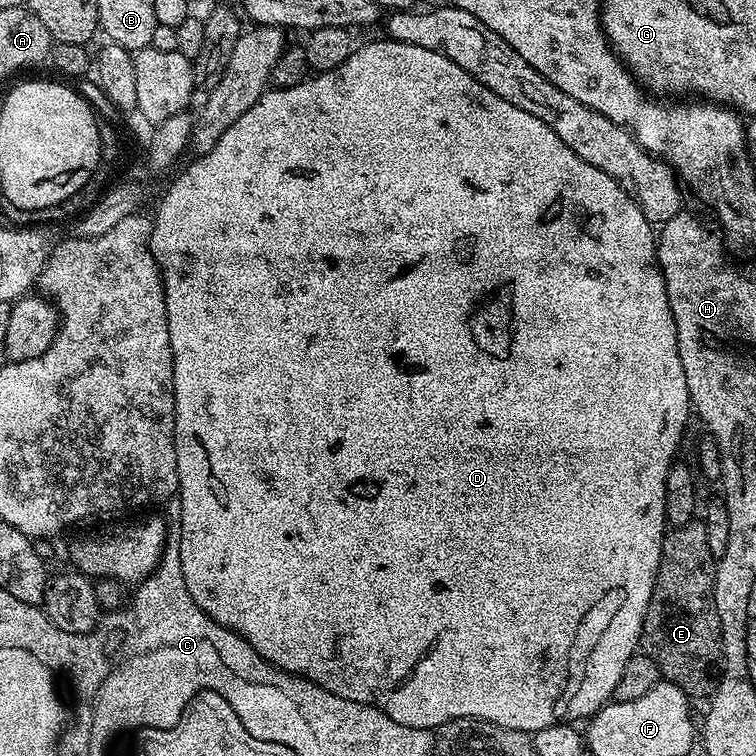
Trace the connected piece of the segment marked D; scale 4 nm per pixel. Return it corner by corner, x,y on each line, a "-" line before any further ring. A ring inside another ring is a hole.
381,38
381,40
376,40
376,41
374,41
374,42
373,42
373,44
364,44
364,45
362,45
362,46
361,46
361,48
360,48
360,45
359,45
359,47
357,47
357,48
356,48
356,49
355,49
355,50
353,50
353,51
352,51
352,53
351,53
351,54
350,54
350,58
346,58
346,62
342,62
342,66
338,66
338,67
337,67
337,68
335,68
335,69
334,69
334,70
330,70
330,71
329,71
329,72
318,72
318,73
315,73
315,74
312,74
312,75
309,75
309,77
308,77
308,79
307,79
307,80
303,80
303,81
302,81
302,83
300,83
300,84
295,84
295,85
294,85
294,86
290,86
290,87
289,87
289,88
278,88
278,87
273,87
273,88
272,88
272,89
271,89
271,90
268,90
268,91
265,91
265,93
264,93
264,95
263,95
263,96
260,96
260,97
259,97
259,98
258,98
258,102
254,102
254,106
250,106
250,110
246,110
246,114
242,114
242,118
238,118
238,122
234,122
234,126
230,126
230,130
226,130
226,134
222,134
222,138
218,138
218,142
217,142
217,143
216,143
216,145
215,145
215,146
214,146
214,150
210,150
210,151
209,151
209,152
208,152
208,153
207,153
207,154
206,154
206,155
205,155
205,156
198,156
198,157
195,157
195,159
193,159
193,160
192,160
192,161
191,161
191,162
192,162
192,163
193,163
193,164
192,164
192,165
190,165
190,166
189,166
189,168
188,168
188,169
186,169
186,170
185,170
185,172
184,172
184,173
182,173
182,174
181,174
181,176
180,176
180,177
178,177
178,178
177,178
177,180
176,180
176,181
174,181
174,182
173,182
173,184
172,184
172,185
170,185
170,186
169,186
169,188
168,188
168,189
166,189
166,190
165,190
165,192
164,192
164,197
162,197
162,198
161,198
161,200
160,200
160,205
158,205
158,206
157,206
157,208
156,208
156,216
155,216
155,215
154,215
154,219
153,219
153,220
152,220
152,242
151,242
151,245
152,245
152,253
153,253
153,254
154,254
154,258
155,258
155,259
156,259
156,265
157,265
157,266
159,266
159,268
160,268
160,276
161,276
161,278
162,278
162,279
163,279
163,280
164,280
164,301
165,301
165,302
166,302
166,318
167,318
167,319
168,319
168,325
169,325
169,326
170,326
170,346
171,346
171,347
172,347
172,361
173,361
173,362
174,362
174,410
175,410
175,411
176,411
176,421
175,421
175,422
174,422
174,434
175,434
175,435
176,435
176,461
177,461
177,462
178,462
178,482
179,482
179,483
180,483
180,486
179,486
179,489
178,489
178,499
179,499
179,501
180,501
180,527
179,527
179,529
178,529
178,535
180,535
180,537
178,537
178,543
179,543
179,546
180,546
180,557
181,557
181,558
182,558
182,578
186,578
186,590
190,590
190,598
194,598
194,602
195,602
195,603
196,603
196,604
197,604
197,606
199,606
199,607
200,607
200,609
202,609
202,610
203,610
203,612
204,612
204,613
206,613
206,615
208,615
208,616
209,616
209,617
210,617
210,619
211,619
211,620
213,620
213,621
214,621
214,622
218,622
218,623
219,623
219,624
221,624
221,626
222,626
222,627
224,627
224,628
228,628
228,629
229,629
229,630
231,630
231,632
239,632
239,633
240,633
240,636
241,636
241,637
242,637
242,639
244,639
244,640
245,640
245,641
246,641
246,642
250,642
250,646
254,646
254,650
255,650
255,651
256,651
256,653
257,653
257,654
259,654
259,655
260,655
260,656
261,656
261,657
262,657
262,658
266,658
266,659
267,659
267,660
268,660
268,661
270,661
270,662
271,662
271,664
272,664
272,665
274,665
274,666
275,666
275,668
278,668
278,669
280,669
280,671
281,671
281,672
289,672
289,673
290,673
290,674
291,674
291,675
292,675
292,676
300,676
300,677
302,677
302,679
304,679
304,680
310,680
310,681
312,681
312,683
314,683
314,684
317,684
317,685
318,685
318,686
322,686
322,690
330,690
330,694
338,694
338,698
346,698
346,699
347,699
347,700
349,700
349,701
350,701
350,702
358,702
358,703
359,703
359,704
372,704
372,705
374,705
374,706
375,706
375,707
376,707
376,708
377,708
377,709
378,709
378,710
382,710
382,714
386,714
386,715
387,715
387,716
389,716
389,717
390,717
390,718
394,718
394,722
402,722
402,726
414,726
414,727
415,727
415,728
427,728
427,729
429,729
429,730
435,730
435,729
436,729
436,728
437,728
437,727
438,727
438,726
442,726
442,725
443,725
443,724
445,724
445,723
446,723
446,722
450,722
450,721
451,721
451,720
461,720
461,719
462,719
462,718
470,718
470,719
471,719
471,720
489,720
489,721
490,721
490,722
494,722
494,723
495,723
495,724
497,724
497,725
498,725
498,726
506,726
506,727
507,727
507,728
509,728
509,729
510,729
510,730
518,730
518,731
519,731
519,732
526,732
526,733
529,733
529,734
531,734
531,733
534,733
534,732
537,732
537,731
538,731
538,730
542,730
542,729
543,729
543,728
545,728
545,727
546,727
546,726
554,726
554,725
555,725
555,724
562,724
562,723
565,723
565,722
577,722
577,721
576,721
576,720
581,720
581,722
584,722
584,721
587,721
587,720
588,720
588,719
589,719
589,718
590,718
590,717
592,717
592,715
593,715
593,714
595,714
595,713
596,713
596,712
597,712
597,711
598,711
598,709
599,709
599,708
603,708
603,707
604,707
604,705
605,705
605,704
607,704
607,703
609,703
609,701
611,701
611,700
612,700
612,695
613,695
613,694
614,694
614,686
618,686
618,678
622,678
622,670
626,670
626,662
630,662
630,658
631,658
631,657
632,657
632,656
635,656
635,655
637,655
637,652
638,652
638,645
639,645
639,643
640,643
640,632
641,632
641,630
642,630
642,626
643,626
643,625
644,625
644,619
645,619
645,618
646,618
646,610
647,610
647,609
648,609
648,603
649,603
649,602
650,602
650,594
651,594
651,593
652,593
652,591
653,591
653,590
654,590
654,586
655,586
655,585
656,585
656,575
657,575
657,574
658,574
658,570
659,570
659,569
660,569
660,559
661,559
661,558
662,558
662,542
663,542
663,541
664,541
664,533
665,533
665,531
666,531
666,521
665,521
665,518
664,518
664,515
665,515
665,514
666,514
666,478
667,478
667,477
668,477
668,472
669,472
669,471
670,471
670,470
671,470
671,468
672,468
672,465
673,465
673,463
674,463
674,461
675,461
675,460
676,460
676,459
677,459
677,456
676,456
676,451
678,451
678,450
679,450
679,448
680,448
680,439
682,439
682,438
683,438
683,436
684,436
684,427
686,427
686,426
687,426
687,424
688,424
688,416
689,416
689,417
690,417
690,401
689,401
689,398
688,398
688,391
687,391
687,390
686,390
686,370
682,370
682,358
681,358
681,357
680,357
680,355
679,355
679,354
678,354
678,338
677,338
677,337
676,337
676,327
675,327
675,326
674,326
674,314
673,314
673,313
672,313
672,311
671,311
671,310
670,310
670,302
669,302
669,301
668,301
668,295
667,295
667,294
666,294
666,286
665,286
665,285
664,285
664,276
663,276
663,274
661,274
661,272
660,272
660,266
659,266
659,263
658,263
658,240
657,240
657,237
656,237
656,236
655,236
655,235
654,235
654,228
653,228
653,225
652,225
652,224
651,224
651,223
650,223
650,222
649,222
649,220
647,220
647,218
645,218
645,217
644,217
644,215
643,215
643,214
642,214
642,210
641,210
641,209
640,209
640,208
639,208
639,207
638,207
638,205
636,205
636,203
635,203
635,202
634,202
634,198
630,198
630,194
626,194
626,190
622,190
622,186
618,186
618,182
614,182
614,178
610,178
610,174
606,174
606,173
605,173
605,172
603,172
603,171
602,171
602,170
598,170
598,166
590,166
590,162
582,162
582,158
578,158
578,154
574,154
574,150
570,150
570,146
566,146
566,142
562,142
562,138
558,138
558,134
554,134
554,130
550,130
550,126
546,126
546,122
542,122
542,118
534,118
534,114
526,114
526,110
518,110
518,106
514,106
514,105
513,105
513,104
512,104
512,103
510,103
510,102
506,102
506,98
498,98
498,94
494,94
494,90
490,90
490,89
489,89
489,88
487,88
487,87
486,87
486,86
482,86
482,82
478,82
478,81
477,81
477,80
475,80
475,78
473,78
473,76
471,76
471,75
470,75
470,74
466,74
466,70
462,70
462,66
458,66
458,65
457,65
457,64
455,64
455,63
454,63
454,62
450,62
450,58
446,58
446,57
445,57
445,56
443,56
443,55
442,55
442,54
438,54
438,53
437,53
437,52
435,52
435,51
434,51
434,50
422,50
422,46
410,46
410,45
409,45
409,44
403,44
403,43
402,43
402,42
398,42
398,41
397,41
397,40
390,40
390,39
387,39
387,38

